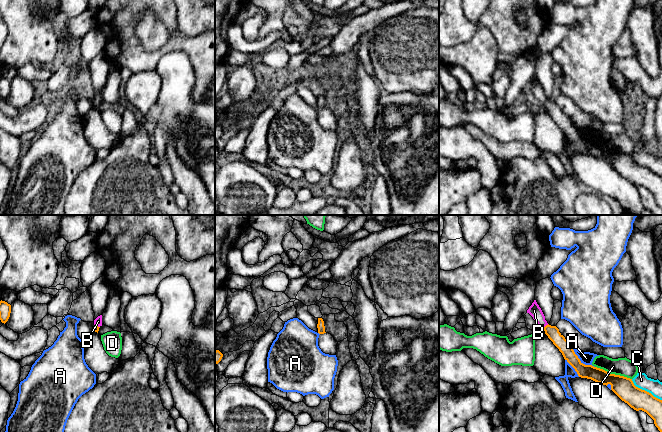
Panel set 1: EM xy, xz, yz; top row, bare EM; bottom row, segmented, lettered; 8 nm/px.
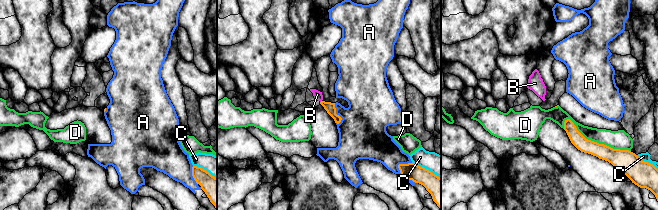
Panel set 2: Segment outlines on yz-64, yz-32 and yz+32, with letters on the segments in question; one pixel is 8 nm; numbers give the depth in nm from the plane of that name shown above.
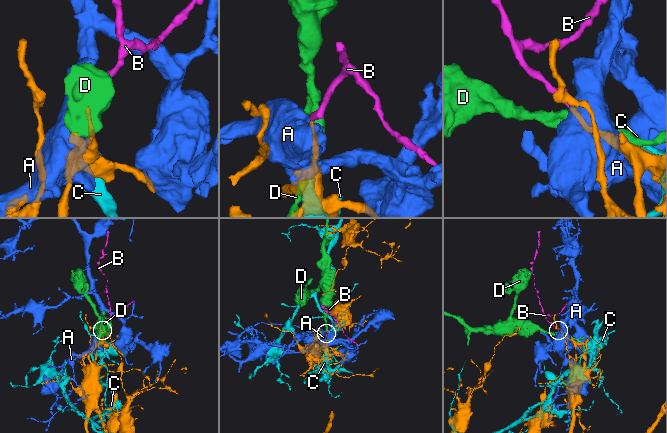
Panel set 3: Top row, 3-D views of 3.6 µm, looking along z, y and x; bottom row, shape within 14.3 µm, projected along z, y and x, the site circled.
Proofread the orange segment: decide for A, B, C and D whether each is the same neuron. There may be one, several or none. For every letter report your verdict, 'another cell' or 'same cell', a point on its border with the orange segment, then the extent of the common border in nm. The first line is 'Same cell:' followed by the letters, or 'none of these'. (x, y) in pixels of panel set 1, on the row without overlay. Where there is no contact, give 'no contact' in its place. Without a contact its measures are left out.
Same cell: B
A: another cell | yz (580, 137) | 240 nm
B: same cell | yz (545, 102) | 60 nm
C: another cell | yz (644, 166) | 300 nm
D: another cell | yz (613, 150) | 320 nm

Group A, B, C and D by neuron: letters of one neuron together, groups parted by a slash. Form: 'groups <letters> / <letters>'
groups A / B / C / D

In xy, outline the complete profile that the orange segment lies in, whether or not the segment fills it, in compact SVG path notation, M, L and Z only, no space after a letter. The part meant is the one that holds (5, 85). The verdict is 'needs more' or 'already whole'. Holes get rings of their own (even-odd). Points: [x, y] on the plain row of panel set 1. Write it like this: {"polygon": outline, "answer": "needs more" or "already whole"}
{"polygon": "M0 77L0 96L2 99L6 99L10 93L11 81L5 77Z", "answer": "already whole"}

